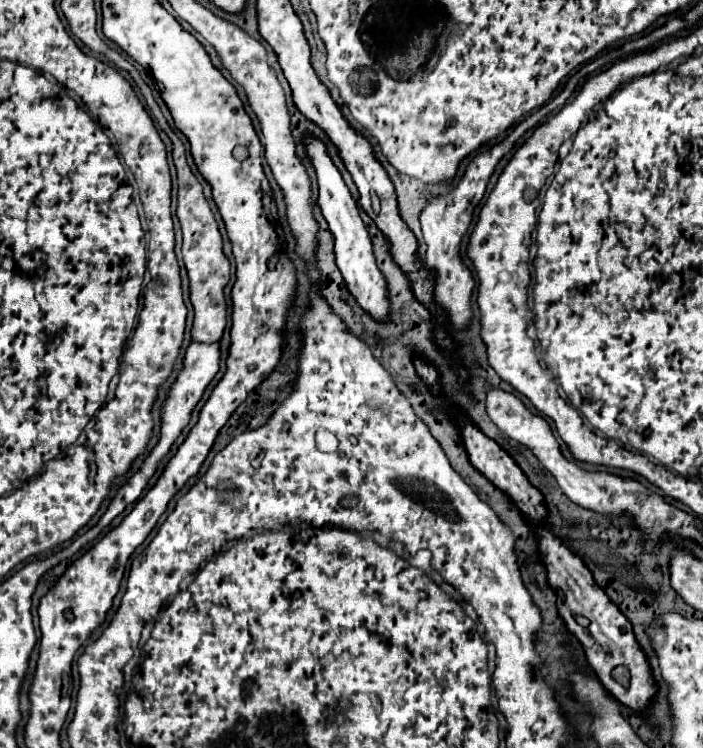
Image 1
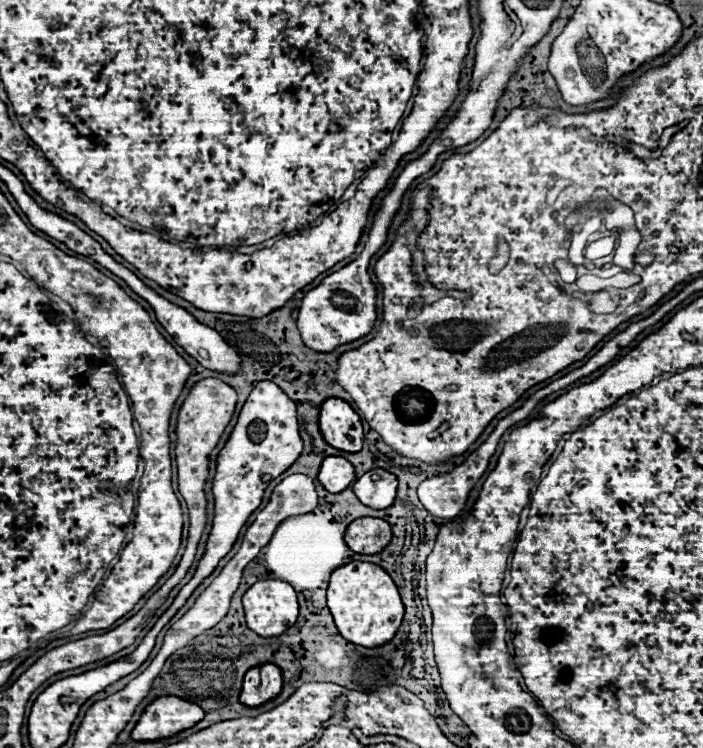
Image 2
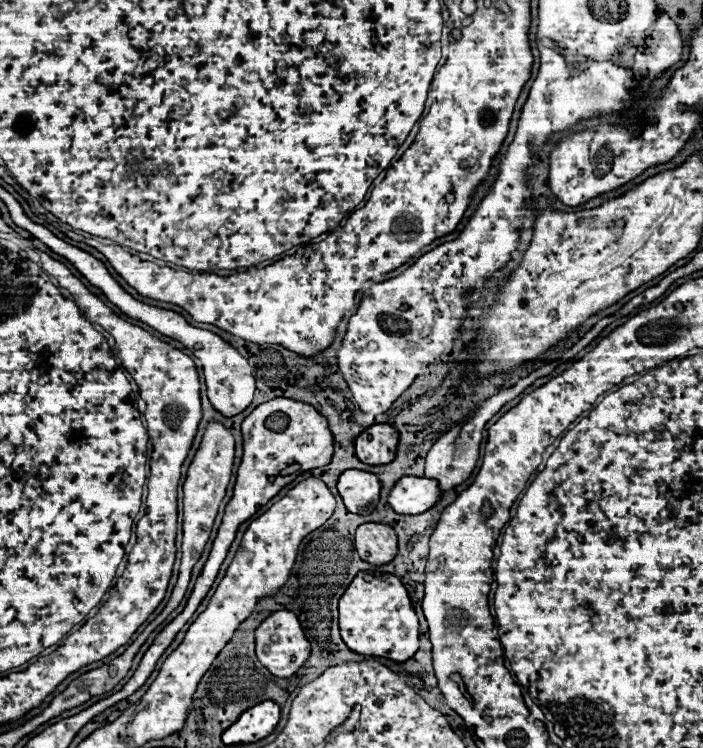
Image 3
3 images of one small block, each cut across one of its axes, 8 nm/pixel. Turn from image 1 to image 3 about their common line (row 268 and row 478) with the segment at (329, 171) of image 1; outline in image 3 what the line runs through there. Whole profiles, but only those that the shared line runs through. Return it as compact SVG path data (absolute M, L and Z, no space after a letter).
M346 470L338 478L338 492L352 514L360 514L364 510L372 512L380 498L380 480L372 472L364 470Z

